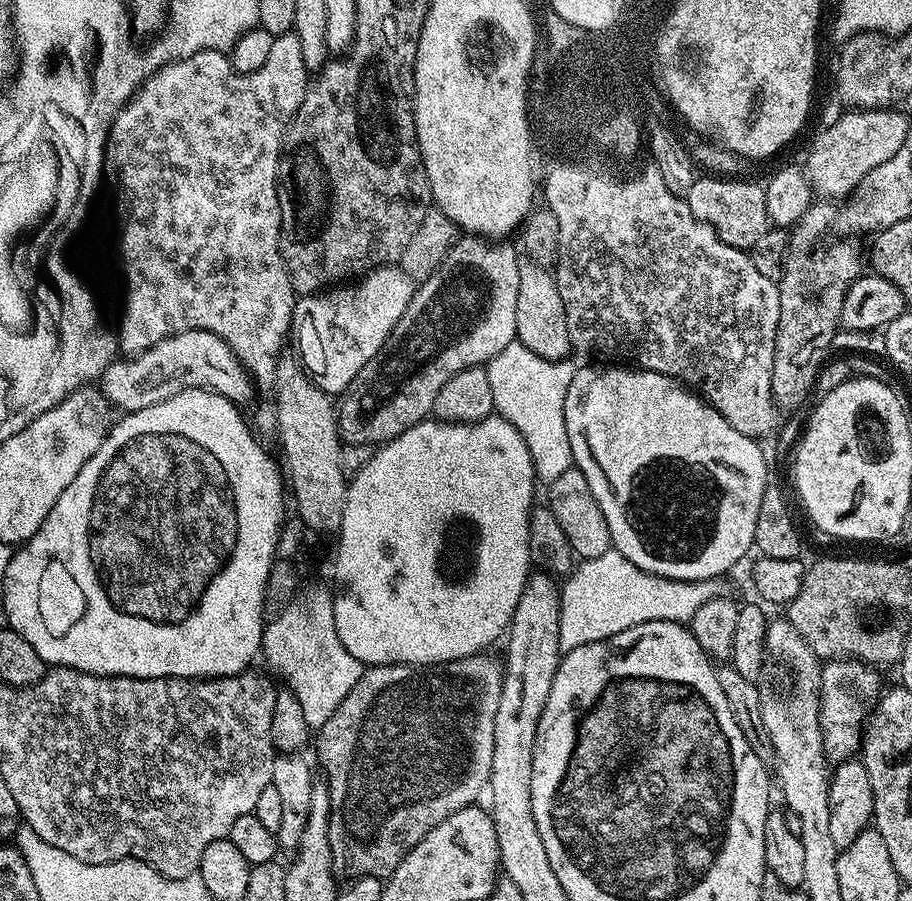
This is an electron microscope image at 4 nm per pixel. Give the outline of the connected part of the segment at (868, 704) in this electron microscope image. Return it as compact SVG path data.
M851 658L827 661L820 669L820 729L824 755L829 761L853 759L862 748L862 725L867 721L874 702L882 695L880 676L875 667Z

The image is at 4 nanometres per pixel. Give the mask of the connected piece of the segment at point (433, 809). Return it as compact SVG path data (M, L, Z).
M477 654L467 656L461 660L450 660L447 664L439 666L413 666L411 664L373 664L365 667L363 674L358 678L354 690L334 710L334 714L314 736L314 748L316 744L316 756L320 759L320 768L324 771L323 779L328 786L330 794L330 818L328 819L328 833L330 834L330 854L332 855L333 873L344 878L358 876L378 876L387 878L392 871L406 858L406 854L418 842L438 826L450 814L454 814L463 808L471 808L476 800L488 787L490 770L494 762L494 714L498 714L498 698L502 698L502 682L504 681L504 669L499 659L488 656L489 654Z

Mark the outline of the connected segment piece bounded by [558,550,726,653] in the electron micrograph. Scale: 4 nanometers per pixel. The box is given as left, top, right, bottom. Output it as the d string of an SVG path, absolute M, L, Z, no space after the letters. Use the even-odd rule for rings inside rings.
M609 550L606 554L598 554L598 558L580 560L563 581L560 590L560 617L558 618L558 642L561 653L574 650L583 644L598 642L626 630L630 626L638 626L642 622L674 622L687 625L694 618L694 613L702 606L702 602L710 602L710 598L725 595L725 581L714 580L671 580L665 576L655 576L652 572L644 572L634 562L630 562L621 552Z

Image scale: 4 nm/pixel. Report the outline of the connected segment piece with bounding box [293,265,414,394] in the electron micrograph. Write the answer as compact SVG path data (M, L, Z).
M381 265L372 269L357 282L299 297L293 319L298 328L302 327L298 334L302 350L298 352L298 356L304 365L304 371L311 375L315 384L324 392L329 394L343 392L346 386L350 386L350 382L354 382L362 366L368 364L370 358L374 358L383 346L397 324L398 318L402 316L406 306L412 300L413 291L414 282L397 265Z

